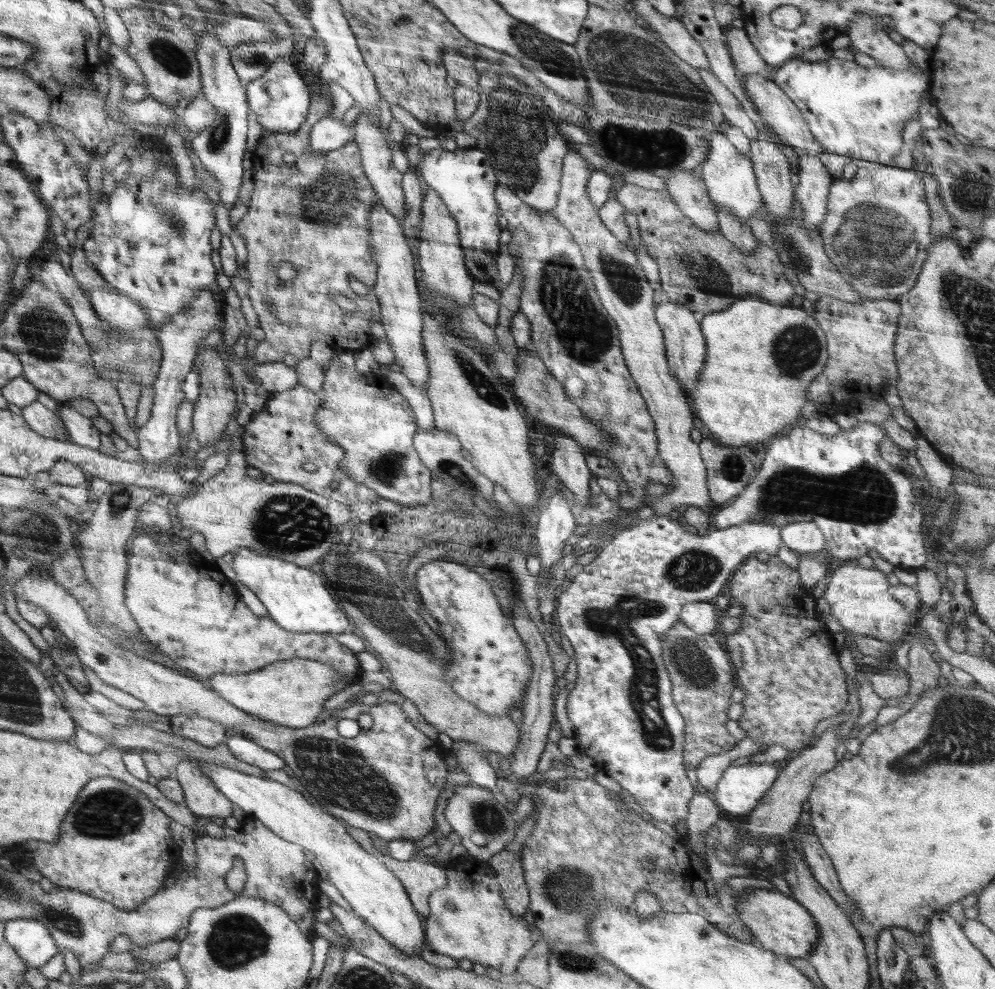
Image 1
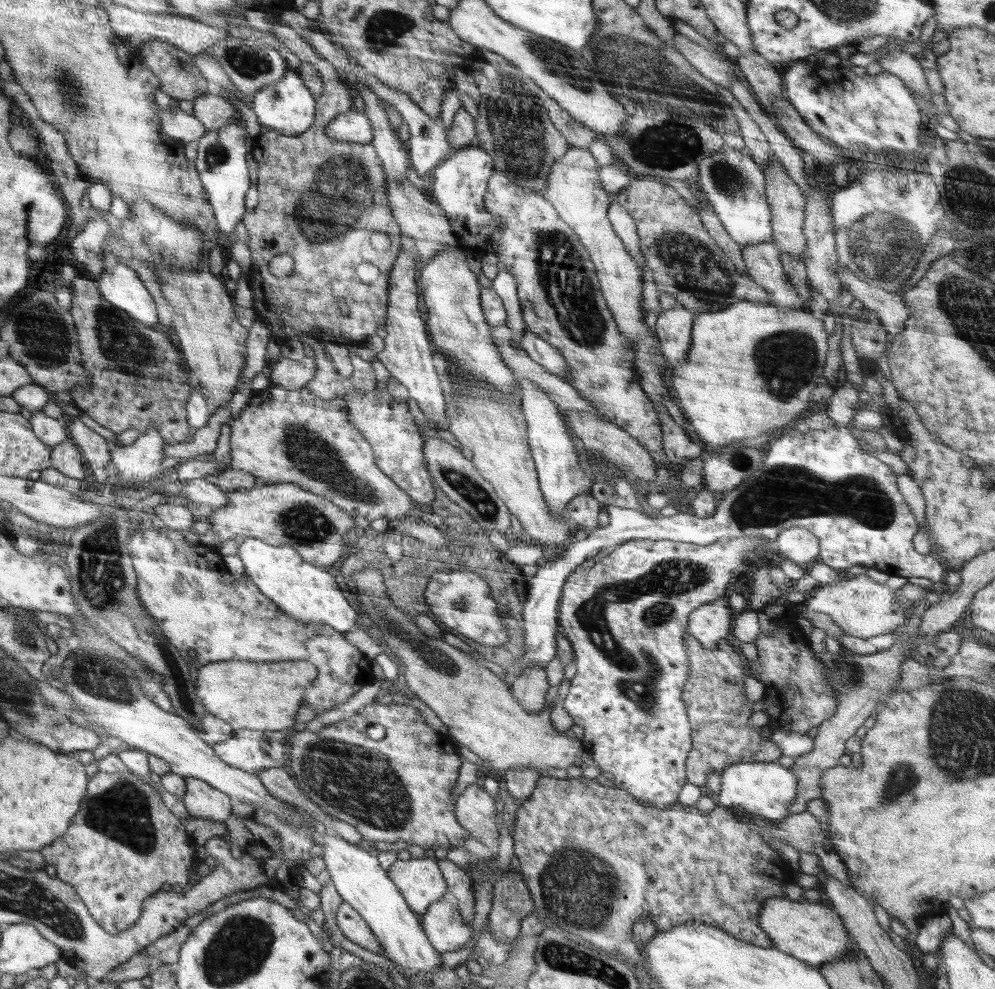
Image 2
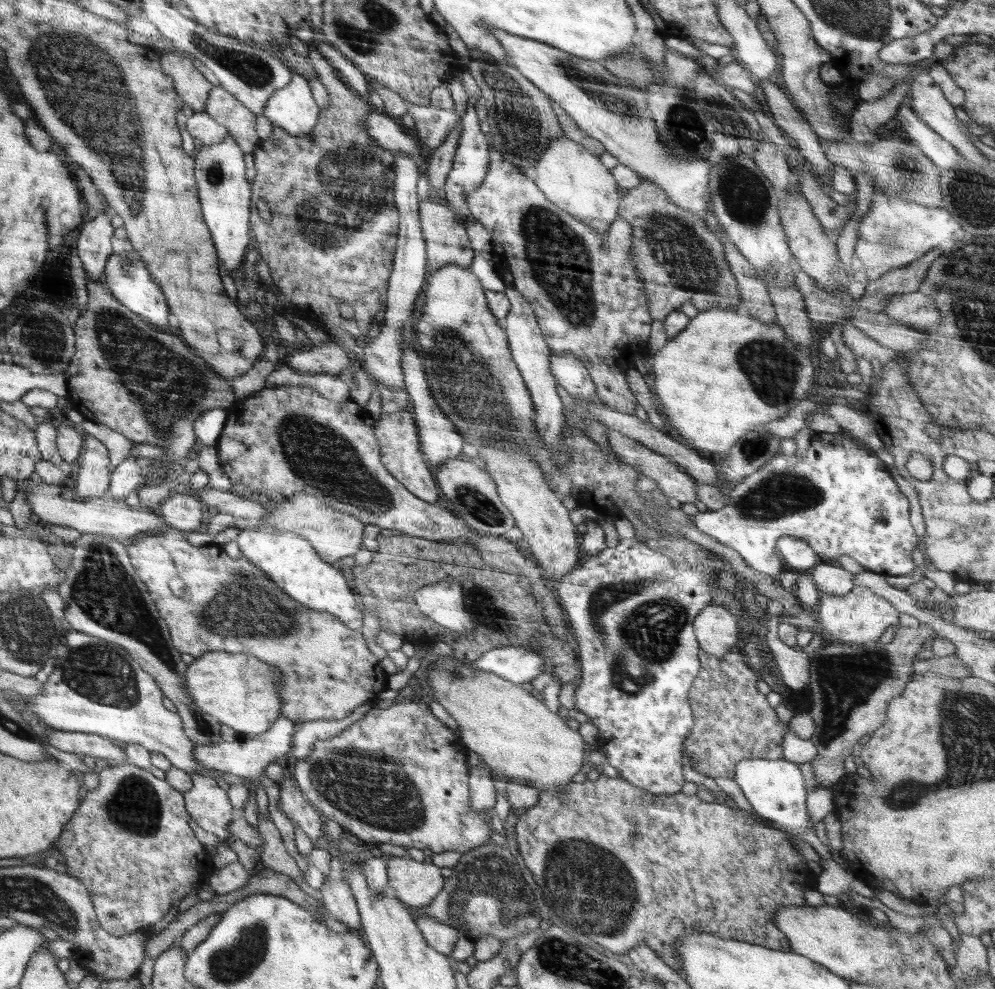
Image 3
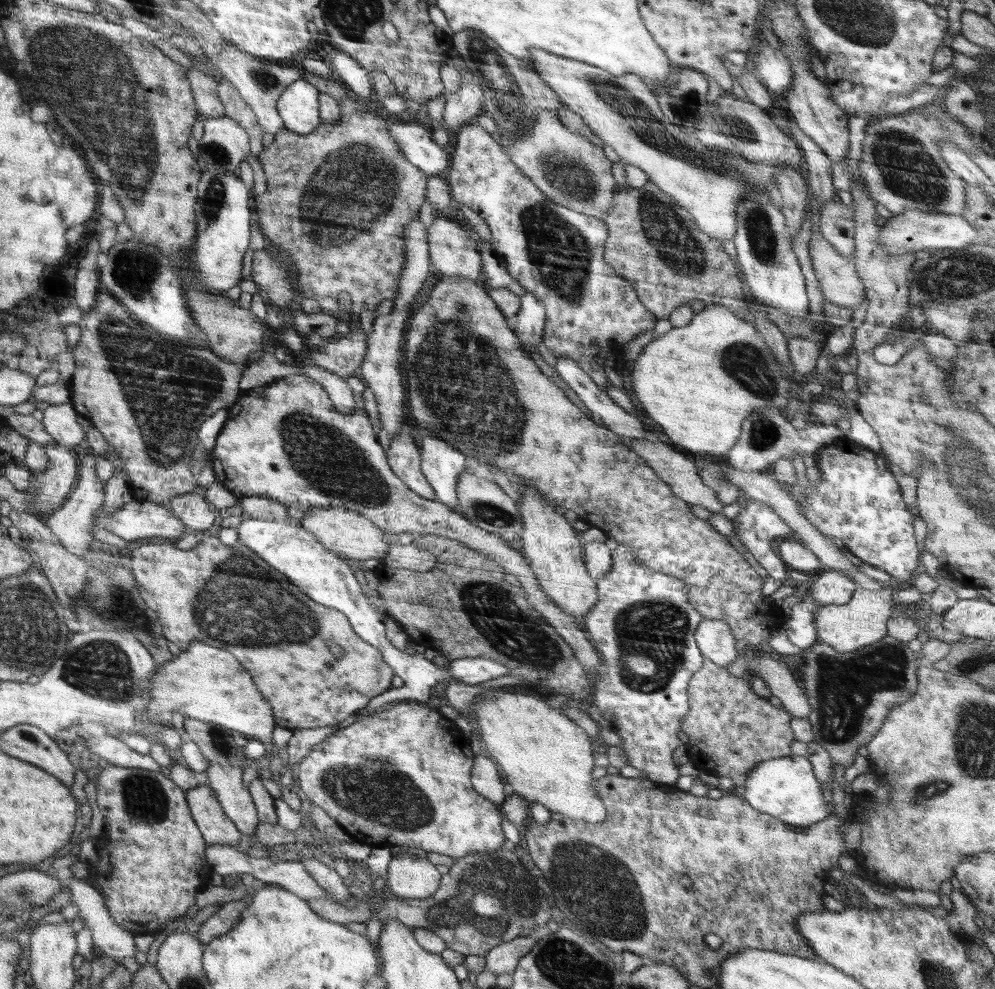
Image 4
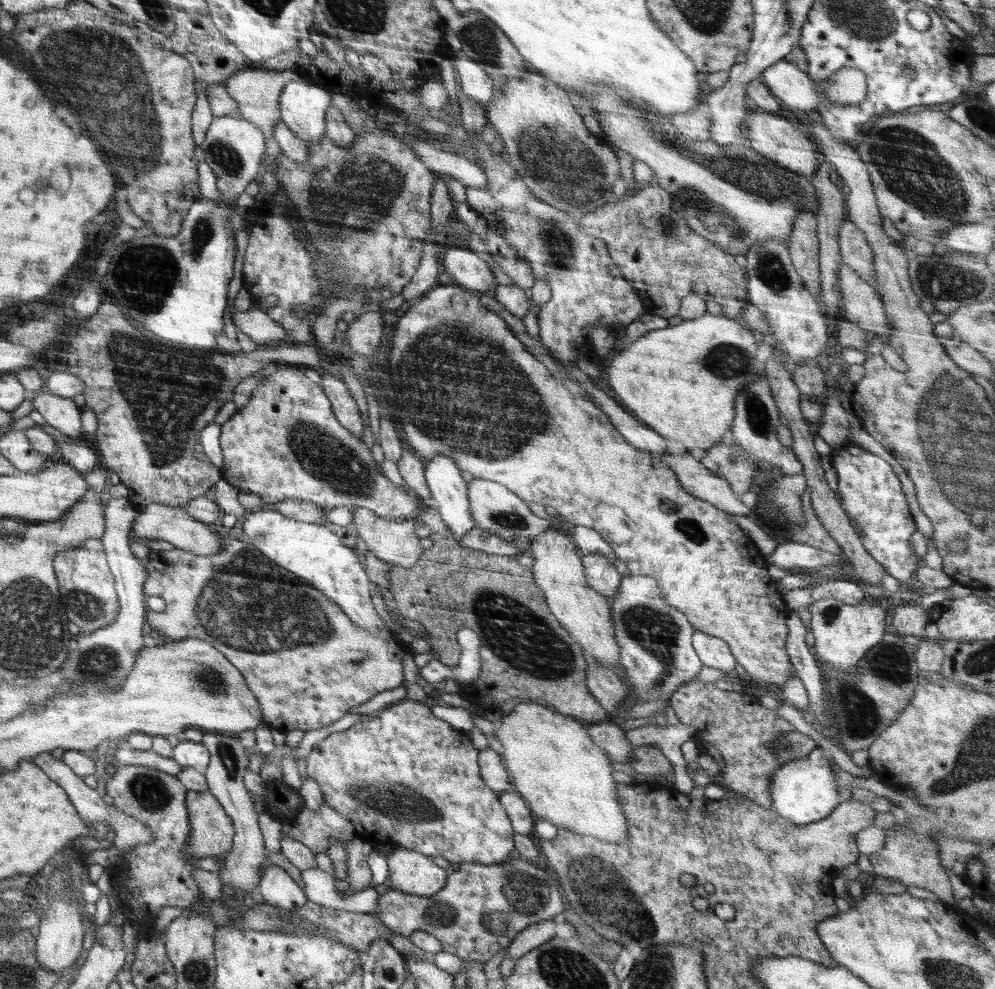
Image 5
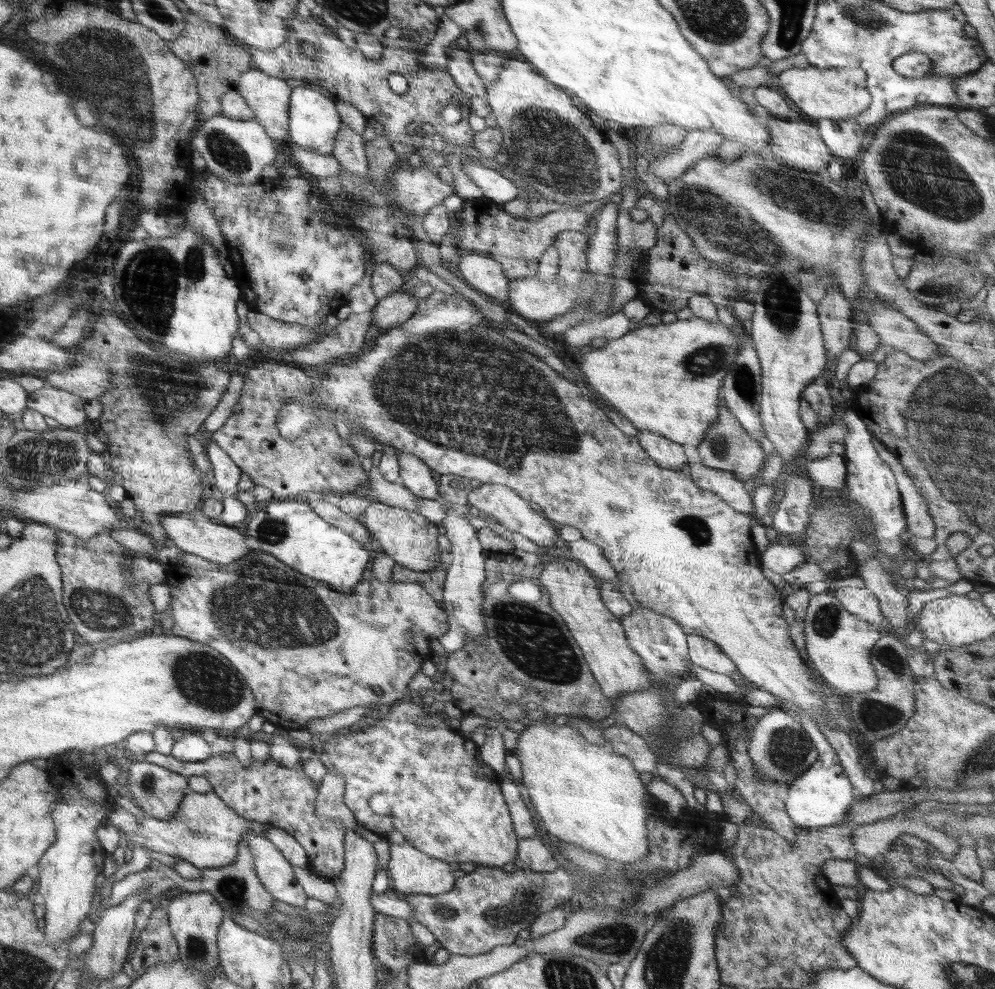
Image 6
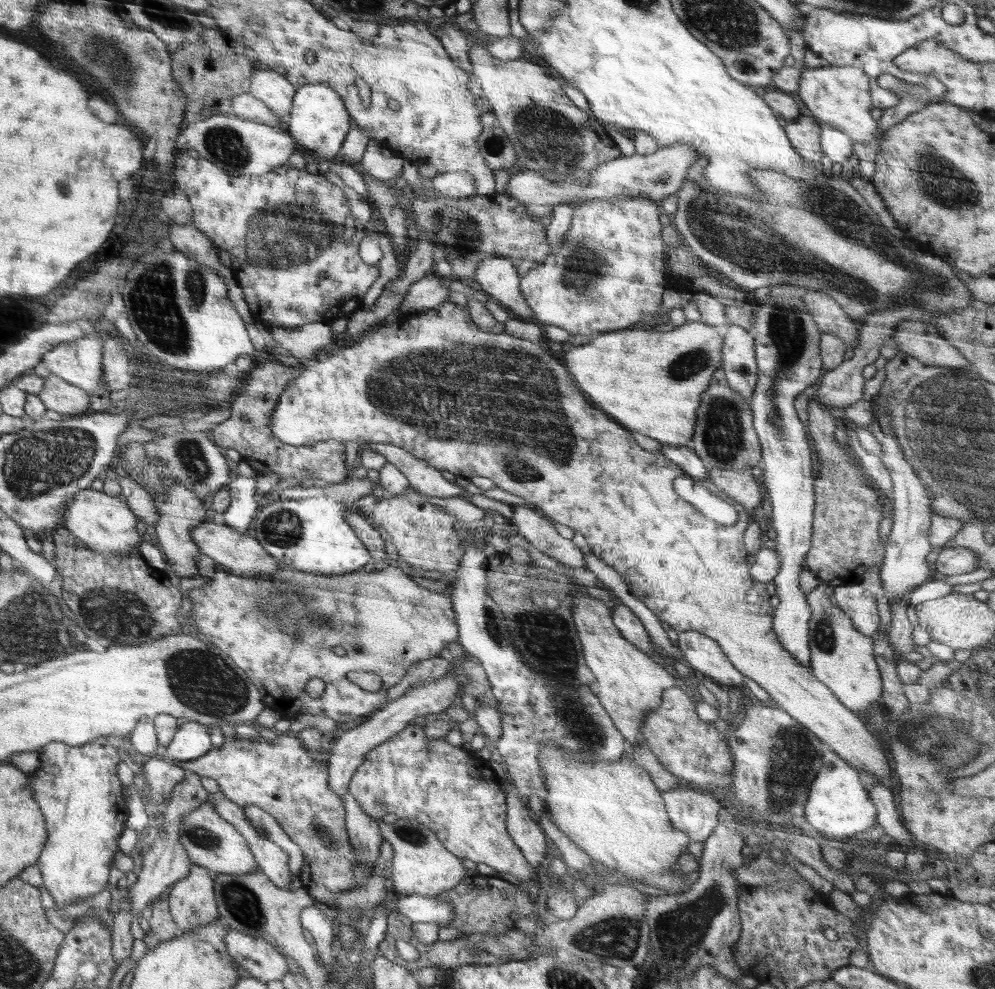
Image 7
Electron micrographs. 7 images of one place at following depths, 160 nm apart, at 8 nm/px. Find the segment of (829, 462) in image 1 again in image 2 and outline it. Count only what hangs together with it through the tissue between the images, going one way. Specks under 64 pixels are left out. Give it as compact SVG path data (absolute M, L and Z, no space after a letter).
M883 395L873 396L871 402L857 409L858 418L854 420L855 424L846 427L834 425L826 428L825 431L808 428L805 433L794 430L792 427L786 429L771 442L768 454L764 454L762 466L734 490L721 495L720 504L710 518L698 518L694 513L681 512L664 517L648 516L638 510L606 505L604 510L609 514L610 520L607 526L588 531L585 539L573 539L564 551L558 554L556 560L550 560L544 566L539 566L536 576L532 576L527 582L527 600L523 607L522 626L525 652L519 660L504 668L507 678L514 679L520 671L528 667L546 668L557 654L556 630L560 626L557 616L560 596L566 580L584 561L592 560L602 548L618 546L628 539L673 540L704 546L720 539L750 537L770 543L774 542L781 530L802 527L811 530L819 538L820 551L817 561L827 564L832 569L845 570L861 565L881 570L889 577L897 574L906 579L925 578L943 588L946 568L931 555L920 554L913 547L912 538L920 526L916 523L916 518L898 489L897 475L888 465L871 455L869 451L863 451L858 445L859 432L856 430L856 425L859 423L861 428L872 431L881 428L883 426L881 410L884 405L888 406Z

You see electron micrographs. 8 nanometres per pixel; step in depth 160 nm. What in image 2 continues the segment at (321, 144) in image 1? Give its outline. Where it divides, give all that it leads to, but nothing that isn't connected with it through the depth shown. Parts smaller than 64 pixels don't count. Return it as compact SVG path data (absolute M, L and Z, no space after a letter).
M350 111L334 118L326 128L326 134L330 140L338 140L343 143L371 144L373 133L368 117L356 111Z

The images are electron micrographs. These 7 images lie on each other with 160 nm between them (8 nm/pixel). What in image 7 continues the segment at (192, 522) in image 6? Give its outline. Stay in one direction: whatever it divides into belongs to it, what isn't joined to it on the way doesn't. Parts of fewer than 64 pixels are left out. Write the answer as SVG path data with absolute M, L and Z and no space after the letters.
M204 520L191 530L191 537L194 538L202 554L206 554L206 556L216 561L219 567L230 573L248 578L272 580L272 576L278 572L278 561L272 559L272 556L256 540L256 537L237 531L226 524L219 525L212 520Z

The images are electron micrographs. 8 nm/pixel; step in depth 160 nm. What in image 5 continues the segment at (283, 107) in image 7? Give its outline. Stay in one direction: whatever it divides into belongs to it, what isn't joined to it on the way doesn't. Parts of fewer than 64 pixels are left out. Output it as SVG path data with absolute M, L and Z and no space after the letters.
M249 66L244 71L233 73L232 77L226 82L228 95L238 103L237 116L256 124L264 134L269 137L274 136L276 124L280 119L280 94L293 81L296 73L290 68L285 71L270 71L259 66Z

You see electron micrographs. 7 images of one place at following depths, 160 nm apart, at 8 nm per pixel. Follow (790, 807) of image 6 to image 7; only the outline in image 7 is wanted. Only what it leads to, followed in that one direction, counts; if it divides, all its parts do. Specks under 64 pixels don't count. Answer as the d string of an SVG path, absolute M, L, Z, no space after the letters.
M832 750L824 751L822 760L822 768L812 781L804 805L803 820L808 821L825 838L837 841L843 841L846 837L876 825L877 810L869 799L868 789L859 772Z

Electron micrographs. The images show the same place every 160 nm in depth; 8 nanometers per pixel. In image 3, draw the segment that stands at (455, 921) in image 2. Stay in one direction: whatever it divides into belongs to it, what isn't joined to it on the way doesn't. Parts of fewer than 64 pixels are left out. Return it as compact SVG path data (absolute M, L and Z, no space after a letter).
M423 915L415 921L424 940L440 954L450 955L459 935L454 927L438 922L435 918Z

